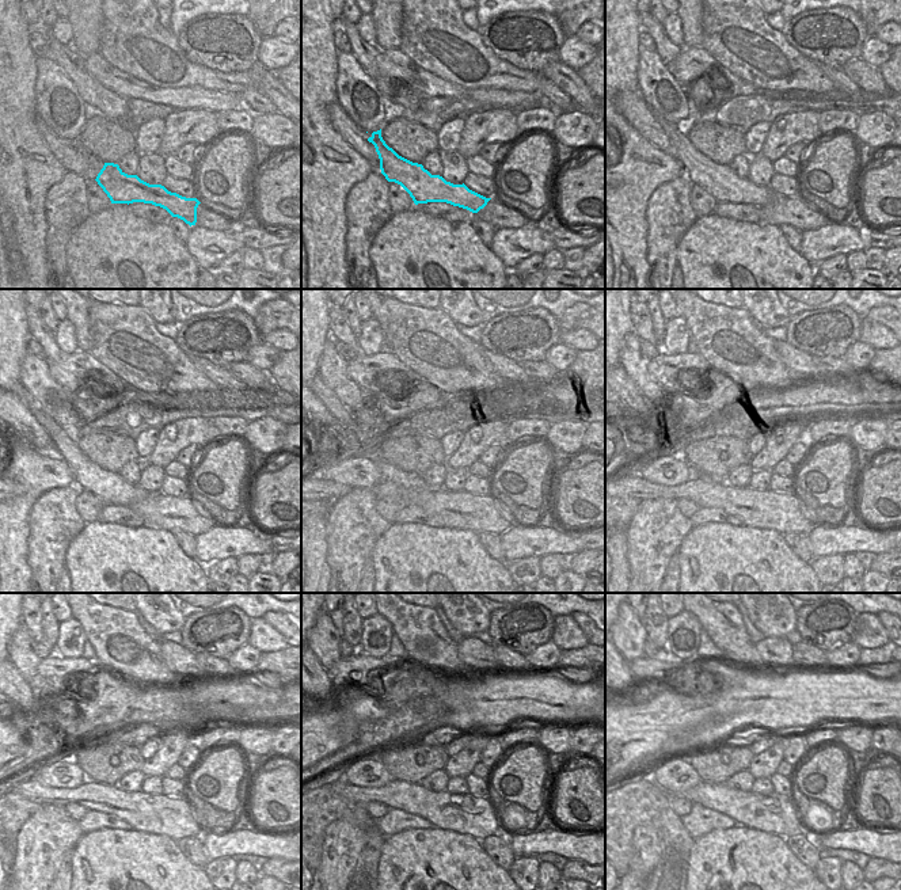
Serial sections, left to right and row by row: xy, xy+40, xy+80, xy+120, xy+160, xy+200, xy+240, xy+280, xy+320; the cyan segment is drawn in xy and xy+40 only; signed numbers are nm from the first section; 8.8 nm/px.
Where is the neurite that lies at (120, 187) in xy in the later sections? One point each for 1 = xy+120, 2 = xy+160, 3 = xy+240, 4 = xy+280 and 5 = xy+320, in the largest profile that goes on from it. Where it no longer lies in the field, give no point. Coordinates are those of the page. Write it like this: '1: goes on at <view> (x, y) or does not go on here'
1: goes on at xy+120 (111, 489)
2: goes on at xy+160 (361, 425)
3: goes on at xy+240 (25, 699)
4: goes on at xy+280 (329, 687)
5: goes on at xy+320 (633, 679)

